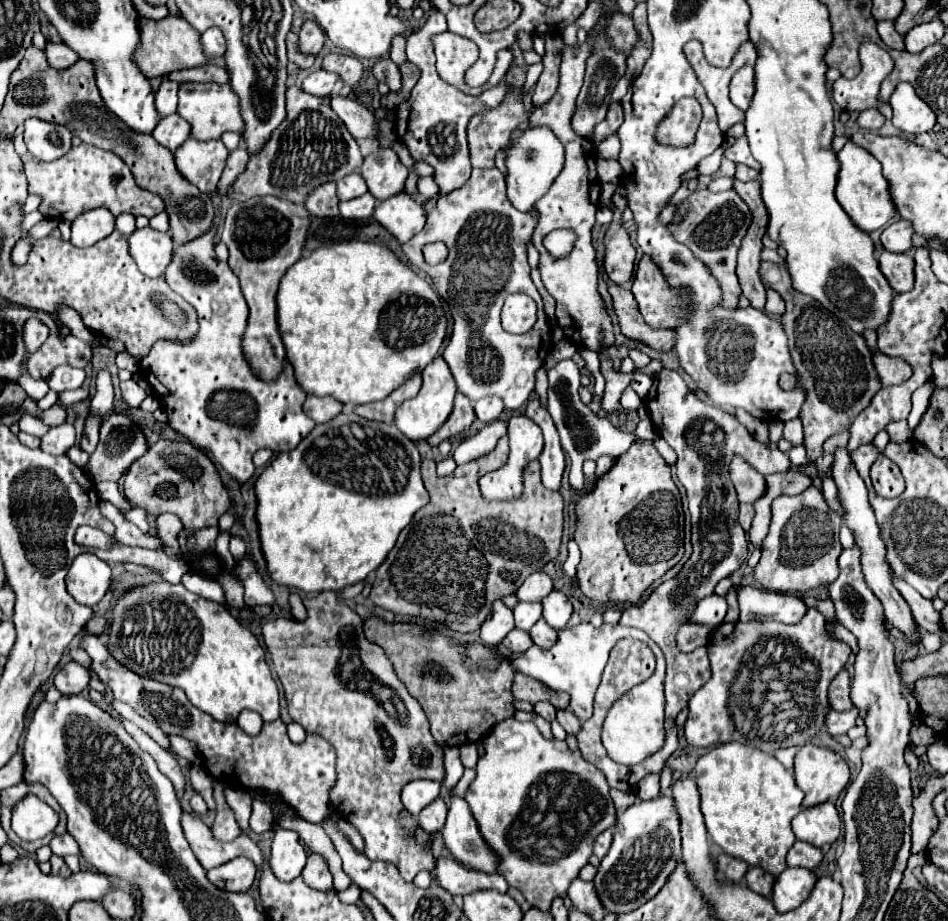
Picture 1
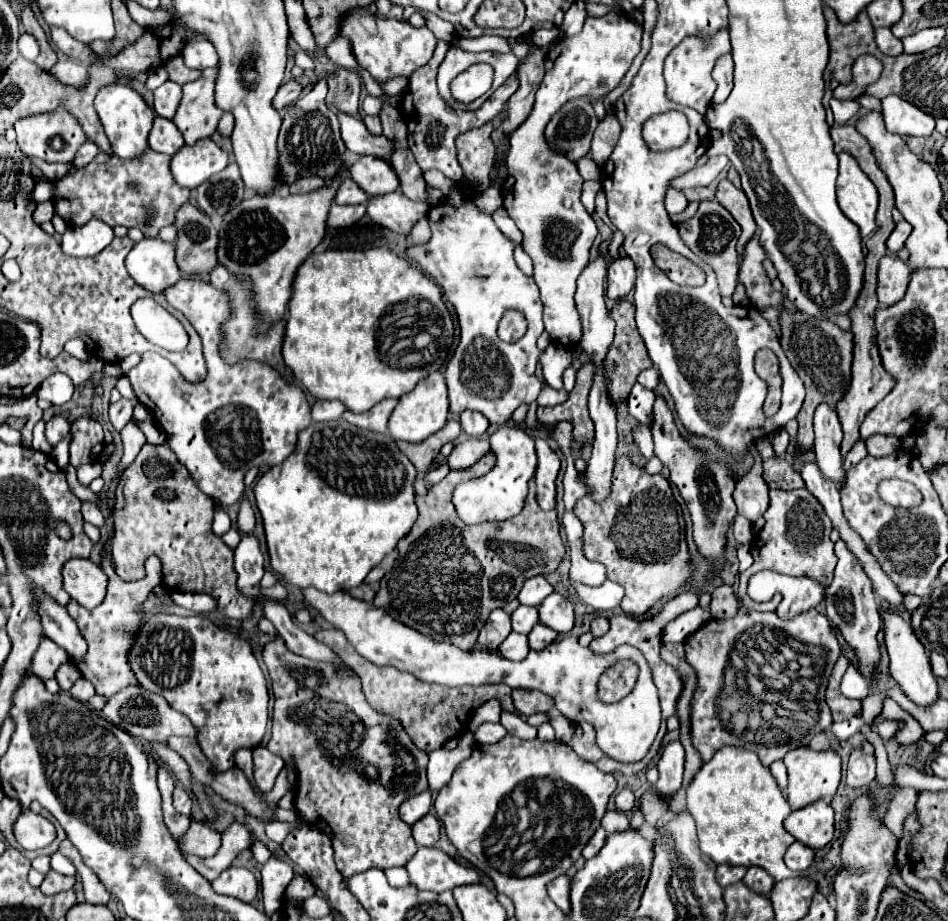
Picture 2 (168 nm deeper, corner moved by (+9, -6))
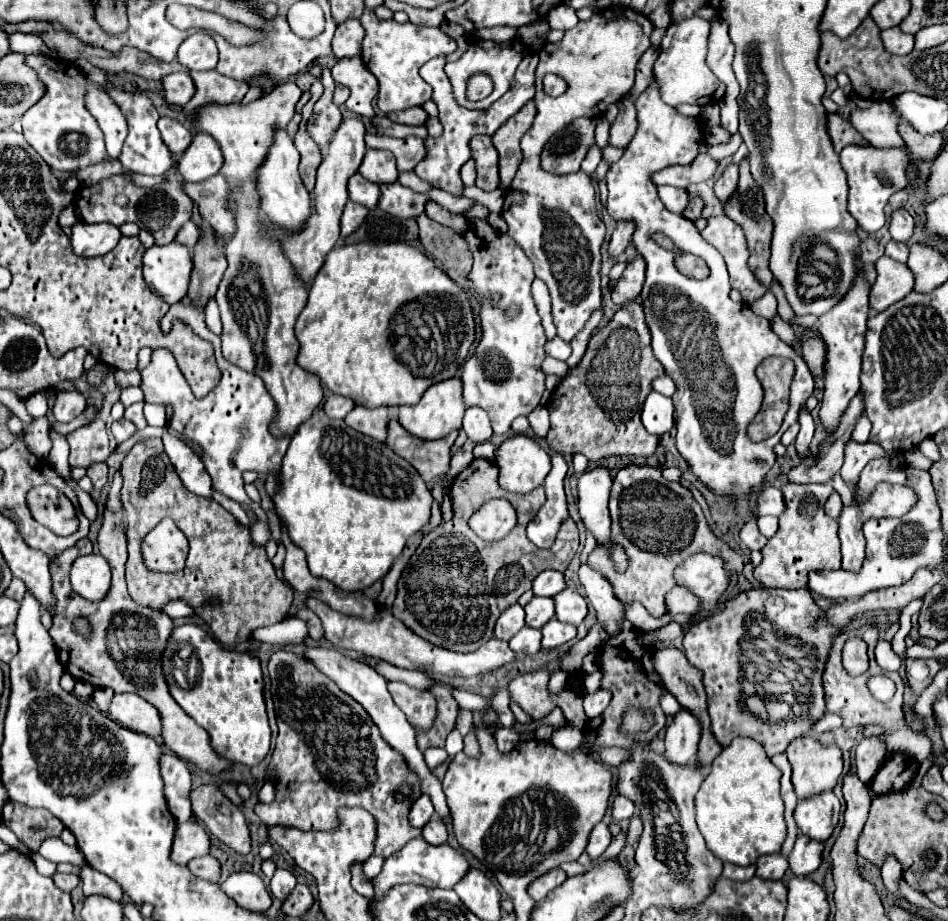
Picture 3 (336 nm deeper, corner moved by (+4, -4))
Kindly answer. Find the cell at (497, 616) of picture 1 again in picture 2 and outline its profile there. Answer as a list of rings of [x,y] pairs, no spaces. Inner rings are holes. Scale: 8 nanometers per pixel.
[[[493,610],[487,624],[483,626],[479,634],[479,646],[485,650],[497,650],[499,644],[509,636],[511,632],[511,618],[503,610]]]

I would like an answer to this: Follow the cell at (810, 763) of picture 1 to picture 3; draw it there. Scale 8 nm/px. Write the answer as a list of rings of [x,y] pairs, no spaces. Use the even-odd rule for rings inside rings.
[[[802,736],[786,748],[792,766],[792,784],[800,800],[834,790],[844,770],[842,750],[838,746],[822,746],[812,736]]]

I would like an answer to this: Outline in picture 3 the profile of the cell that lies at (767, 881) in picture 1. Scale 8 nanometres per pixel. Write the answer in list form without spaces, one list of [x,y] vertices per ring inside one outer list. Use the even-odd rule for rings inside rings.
[[[782,854],[780,856],[762,856],[762,858],[758,858],[756,876],[762,880],[782,880],[786,870],[788,870],[788,864]]]

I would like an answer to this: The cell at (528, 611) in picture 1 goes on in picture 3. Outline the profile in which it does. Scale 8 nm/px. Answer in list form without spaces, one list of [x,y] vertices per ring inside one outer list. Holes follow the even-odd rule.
[[[532,598],[526,606],[526,626],[542,628],[548,620],[554,618],[554,602],[552,598]]]

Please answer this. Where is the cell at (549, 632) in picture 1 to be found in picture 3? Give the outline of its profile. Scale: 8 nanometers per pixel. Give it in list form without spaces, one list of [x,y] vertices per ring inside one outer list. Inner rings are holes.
[[[552,618],[544,628],[542,628],[542,648],[556,648],[566,644],[576,636],[576,628],[570,624],[562,624],[556,618]]]

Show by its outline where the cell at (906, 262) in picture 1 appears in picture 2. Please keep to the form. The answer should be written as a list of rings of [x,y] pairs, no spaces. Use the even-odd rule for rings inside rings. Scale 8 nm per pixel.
[[[887,254],[879,262],[877,272],[877,300],[879,306],[893,306],[907,290],[911,270],[895,254]]]

